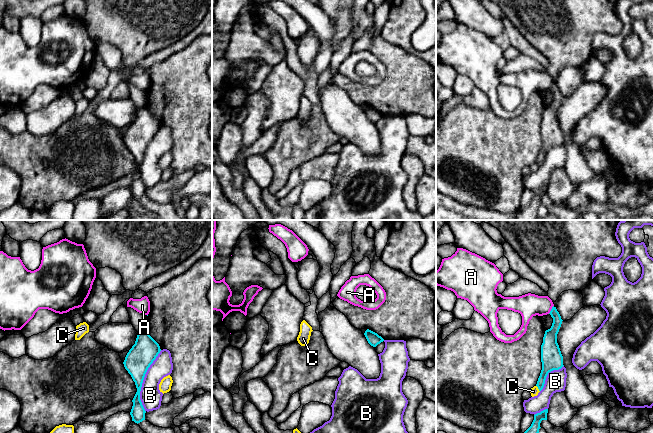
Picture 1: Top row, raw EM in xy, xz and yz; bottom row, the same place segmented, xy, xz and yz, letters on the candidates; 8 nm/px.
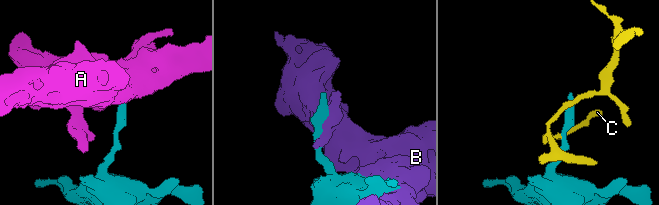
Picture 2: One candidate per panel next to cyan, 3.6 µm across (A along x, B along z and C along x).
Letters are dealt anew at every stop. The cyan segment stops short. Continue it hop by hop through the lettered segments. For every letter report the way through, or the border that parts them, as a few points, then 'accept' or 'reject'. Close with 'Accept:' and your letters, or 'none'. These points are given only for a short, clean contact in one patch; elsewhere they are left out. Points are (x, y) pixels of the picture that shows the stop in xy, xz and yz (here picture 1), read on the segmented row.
A: along yz (553, 305), (548, 313) | reject
B: reject
C: along yz (536, 385), (539, 391) | reject
Accept: none

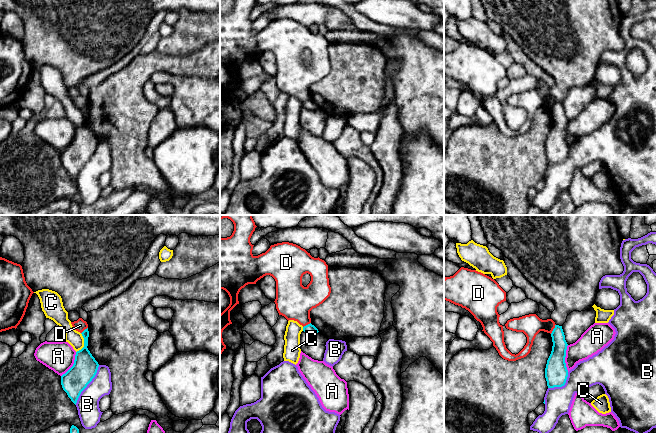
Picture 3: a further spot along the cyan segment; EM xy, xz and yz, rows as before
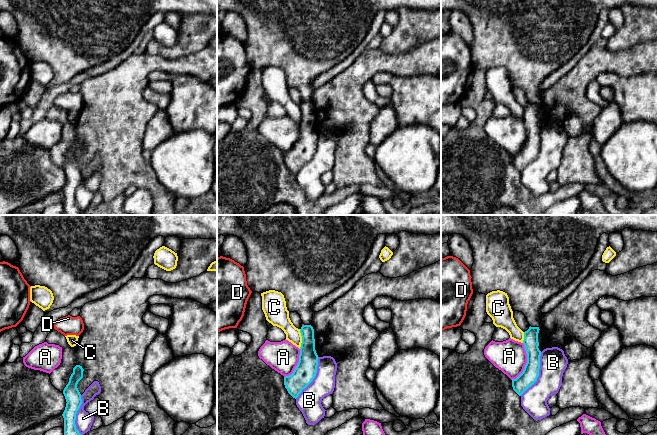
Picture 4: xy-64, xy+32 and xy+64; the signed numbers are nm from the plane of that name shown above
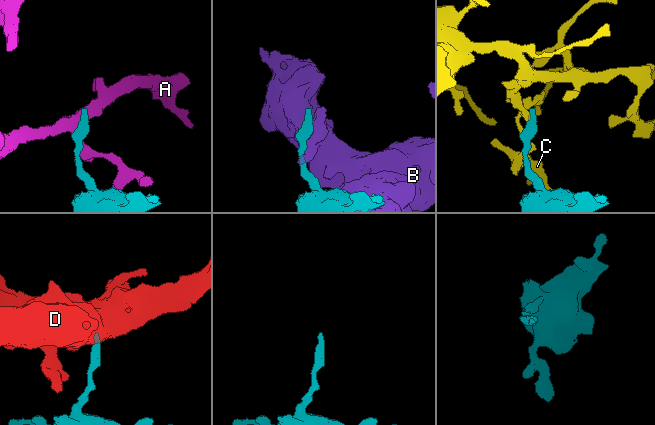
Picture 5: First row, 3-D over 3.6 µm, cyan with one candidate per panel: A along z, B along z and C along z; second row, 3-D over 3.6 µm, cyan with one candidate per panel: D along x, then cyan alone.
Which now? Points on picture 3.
A: along yz (568, 345), (565, 351), (567, 371) | reject
B: reject
C: along xy (81, 333), (83, 346), (76, 352) | reject
D: along yz (555, 324), (550, 333) | reject
Accept: none

